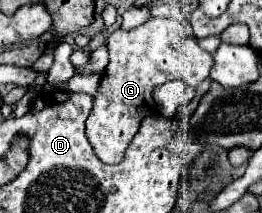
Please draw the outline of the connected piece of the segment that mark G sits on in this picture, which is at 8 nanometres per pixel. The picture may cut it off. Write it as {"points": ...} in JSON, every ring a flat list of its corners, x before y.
{"points":[[149,18,145,24,129,32,115,30,109,36,107,46,109,64,101,78,99,92,95,94,95,106,86,121,86,136,103,162,119,164,137,134,141,120,157,110,151,90,157,84,177,78,195,88,199,82,209,78,215,58,199,46,195,36,187,36,183,24,173,18]]}

